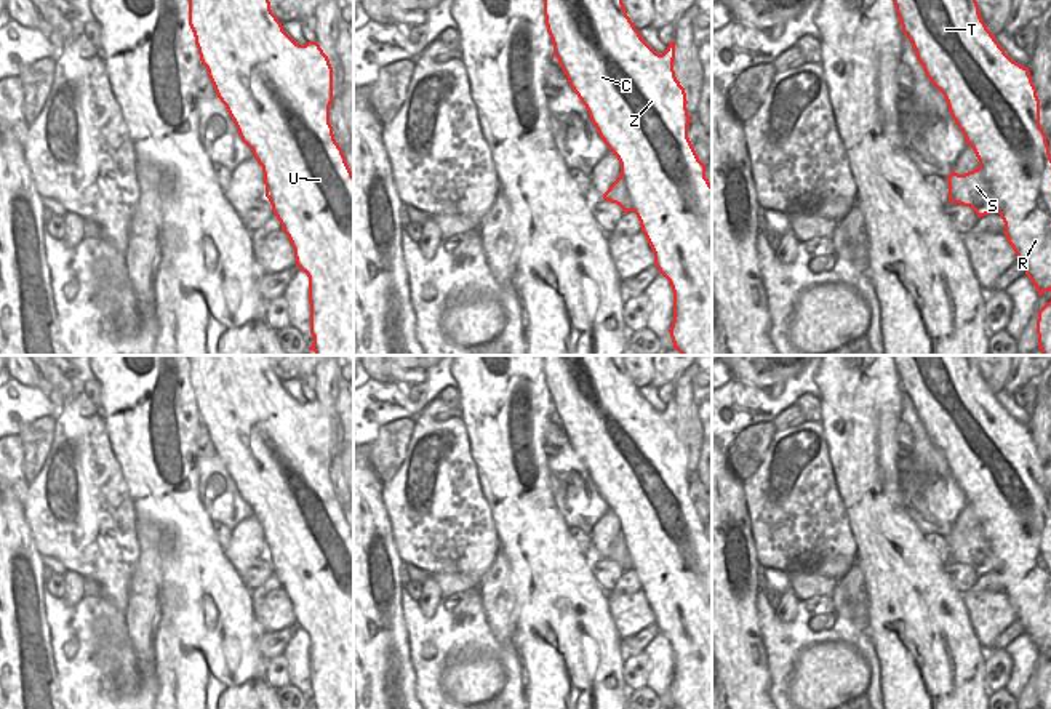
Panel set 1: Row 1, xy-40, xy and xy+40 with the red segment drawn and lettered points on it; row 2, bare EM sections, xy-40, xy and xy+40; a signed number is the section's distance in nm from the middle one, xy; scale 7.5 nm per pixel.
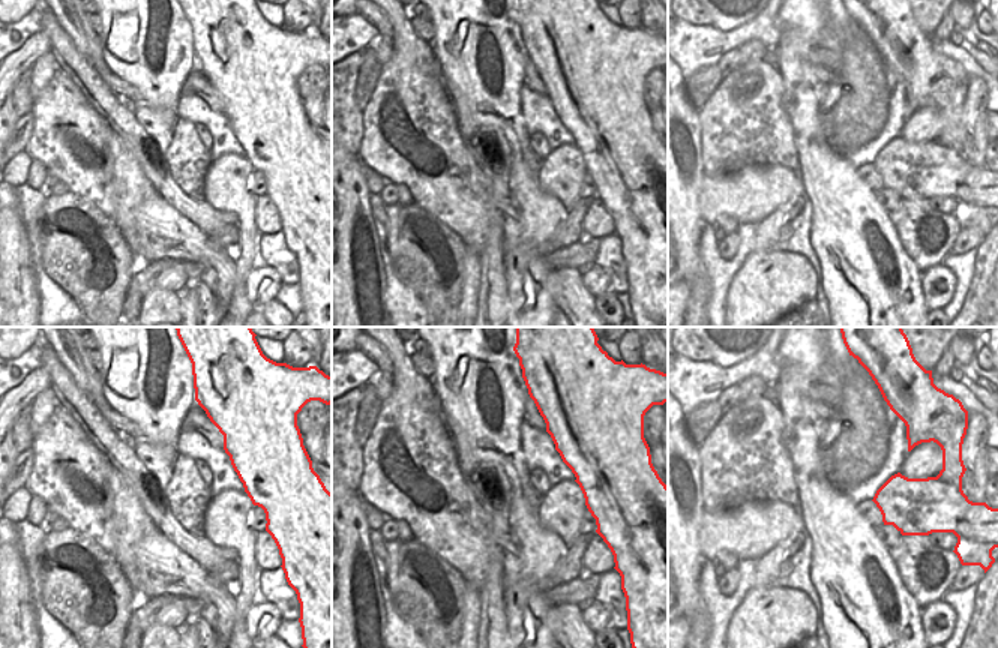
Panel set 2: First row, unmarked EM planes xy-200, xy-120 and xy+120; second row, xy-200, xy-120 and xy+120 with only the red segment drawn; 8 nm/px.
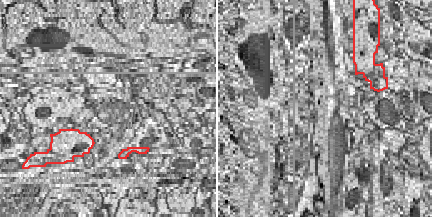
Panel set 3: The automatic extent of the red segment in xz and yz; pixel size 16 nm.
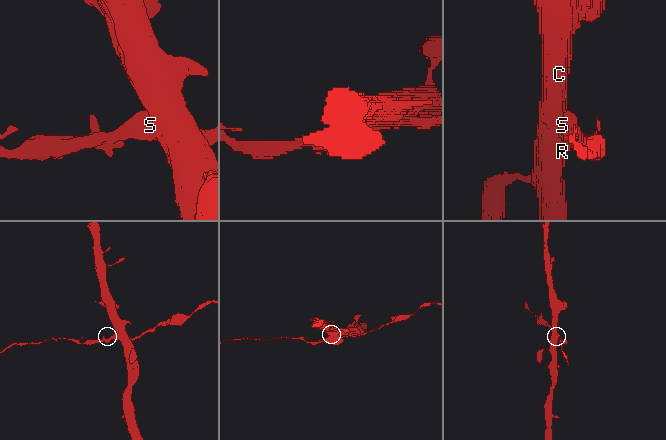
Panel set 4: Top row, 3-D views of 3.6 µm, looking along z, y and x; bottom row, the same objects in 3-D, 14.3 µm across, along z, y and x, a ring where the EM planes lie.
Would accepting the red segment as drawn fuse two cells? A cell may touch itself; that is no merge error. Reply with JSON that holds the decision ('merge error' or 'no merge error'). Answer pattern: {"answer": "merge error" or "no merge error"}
{"answer": "merge error"}

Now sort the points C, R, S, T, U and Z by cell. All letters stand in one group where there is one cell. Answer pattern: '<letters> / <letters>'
C R T U Z / S

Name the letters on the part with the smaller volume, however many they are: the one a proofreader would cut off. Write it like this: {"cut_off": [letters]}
{"cut_off": ["S"]}

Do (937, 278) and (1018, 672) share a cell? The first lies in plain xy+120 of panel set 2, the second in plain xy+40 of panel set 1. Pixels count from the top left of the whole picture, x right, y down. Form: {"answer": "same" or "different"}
{"answer": "different"}

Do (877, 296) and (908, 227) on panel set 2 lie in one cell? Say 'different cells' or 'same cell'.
different cells

